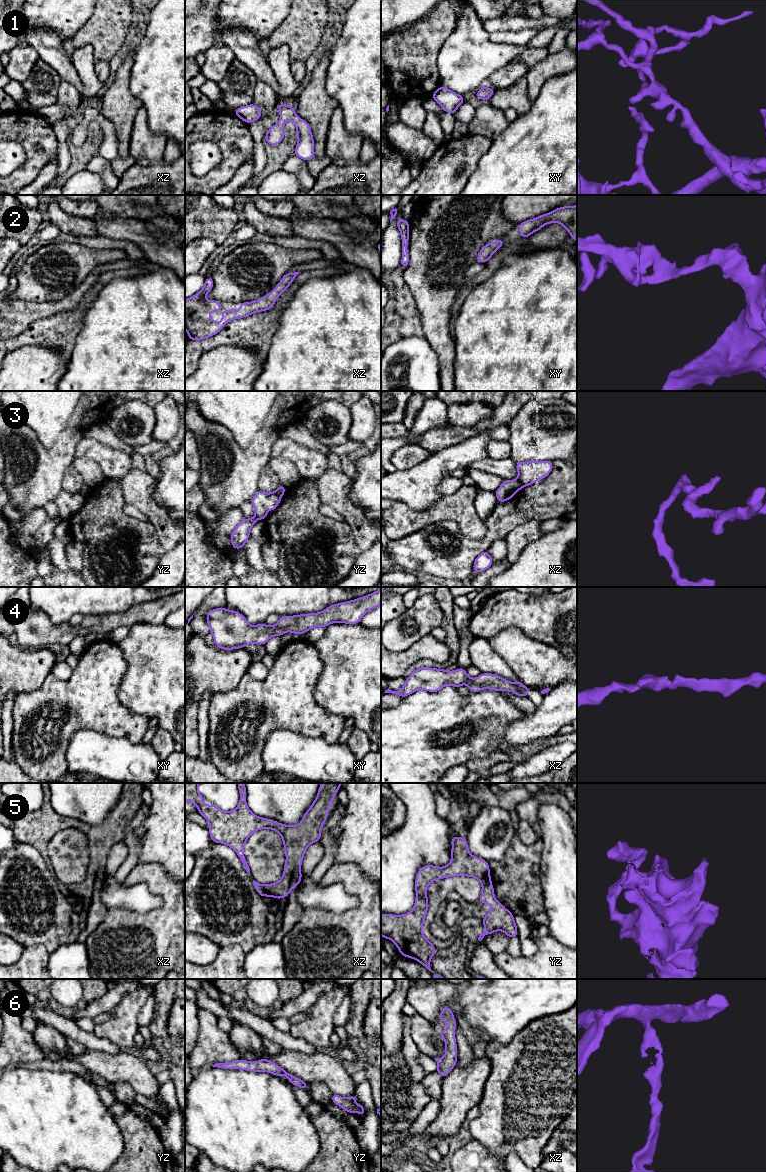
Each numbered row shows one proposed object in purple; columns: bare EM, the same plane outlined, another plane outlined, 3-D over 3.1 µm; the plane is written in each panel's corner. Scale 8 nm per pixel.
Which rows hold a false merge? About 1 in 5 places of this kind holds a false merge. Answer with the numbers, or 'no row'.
3

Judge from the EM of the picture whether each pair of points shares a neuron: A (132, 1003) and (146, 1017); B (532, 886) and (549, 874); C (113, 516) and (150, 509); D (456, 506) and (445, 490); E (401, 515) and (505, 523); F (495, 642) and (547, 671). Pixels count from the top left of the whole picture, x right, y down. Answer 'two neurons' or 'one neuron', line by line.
A: two neurons
B: two neurons
C: two neurons
D: two neurons
E: two neurons
F: one neuron

